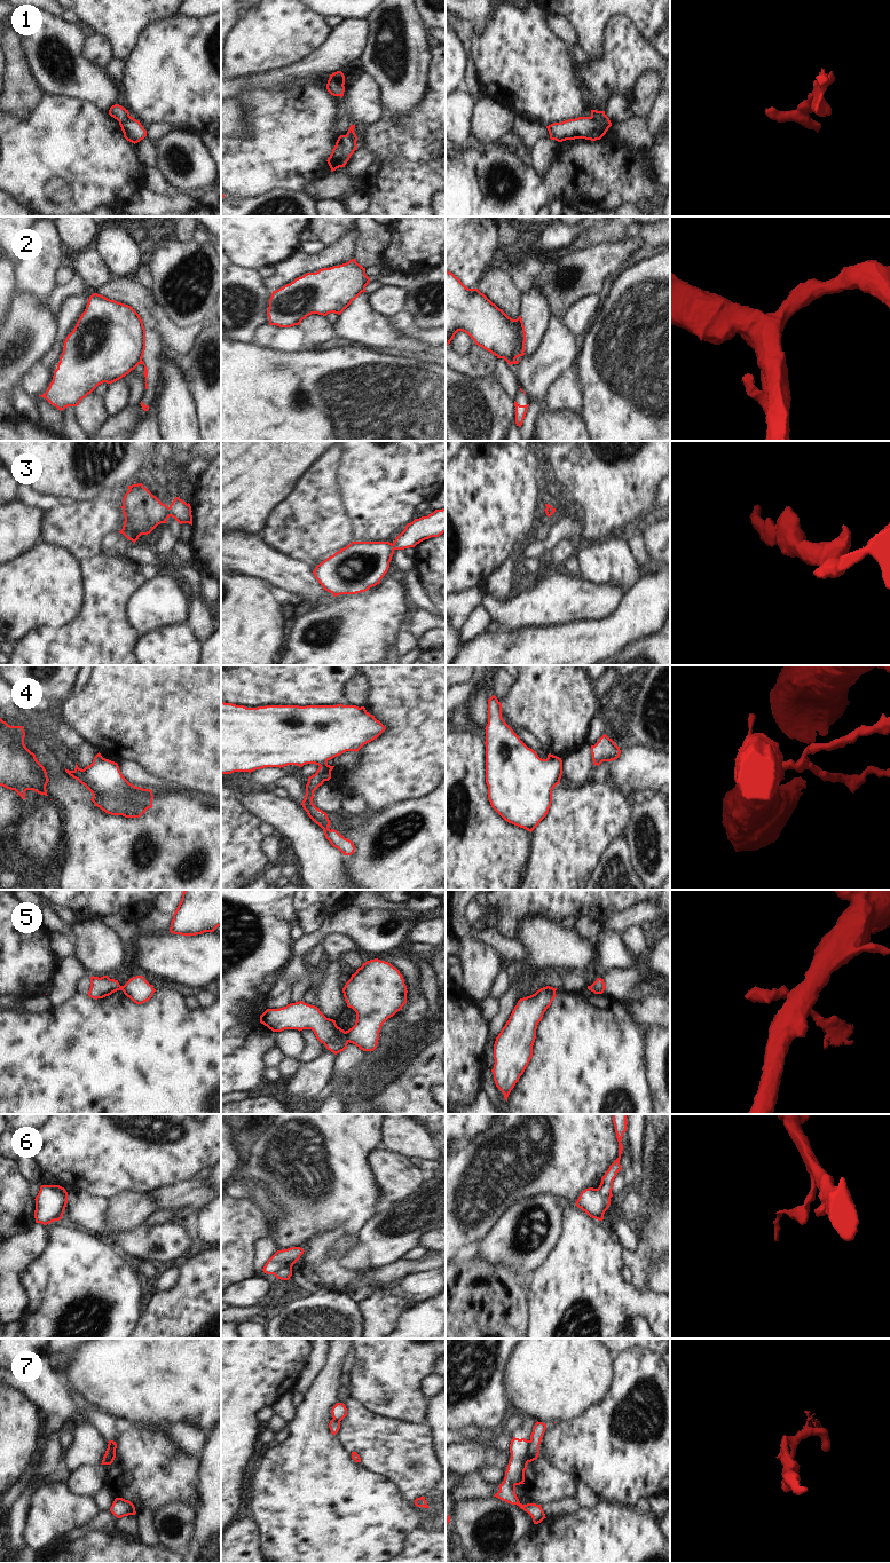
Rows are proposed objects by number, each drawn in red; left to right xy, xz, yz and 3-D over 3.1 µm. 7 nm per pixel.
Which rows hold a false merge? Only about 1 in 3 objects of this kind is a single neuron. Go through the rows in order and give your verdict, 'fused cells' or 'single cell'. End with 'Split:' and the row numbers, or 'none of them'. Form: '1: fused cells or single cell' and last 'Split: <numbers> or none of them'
1: fused cells
2: fused cells
3: single cell
4: fused cells
5: fused cells
6: fused cells
7: fused cells
Split: 1, 2, 4, 5, 6, 7

